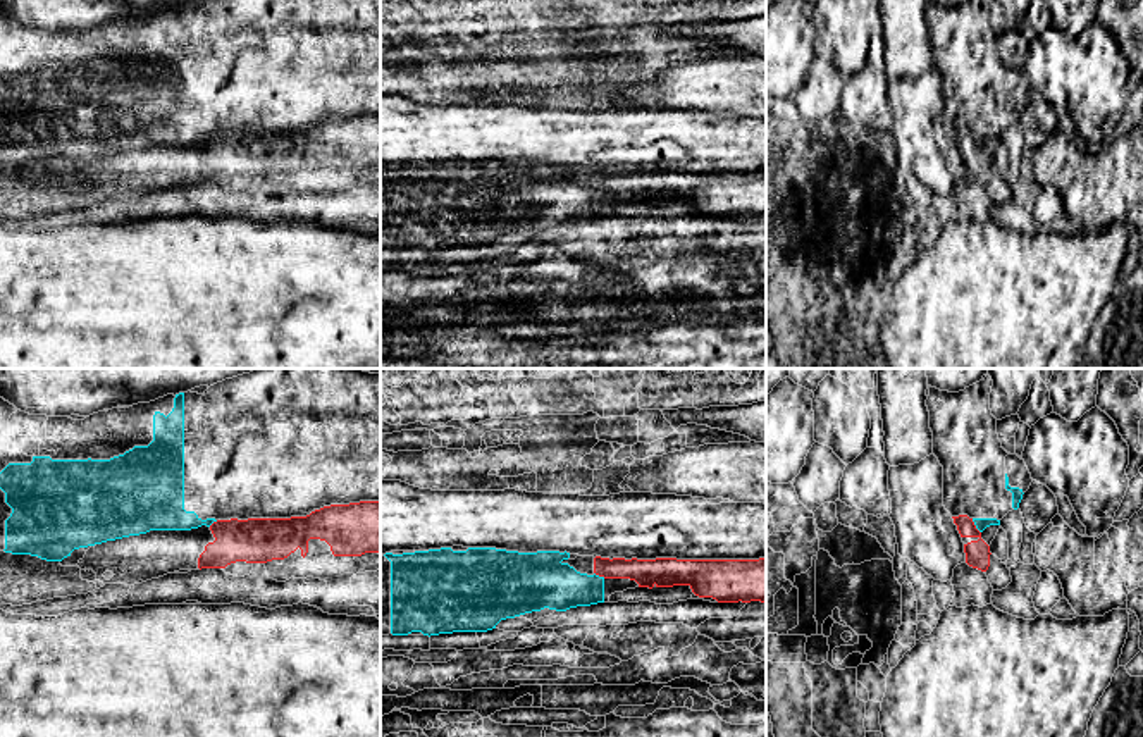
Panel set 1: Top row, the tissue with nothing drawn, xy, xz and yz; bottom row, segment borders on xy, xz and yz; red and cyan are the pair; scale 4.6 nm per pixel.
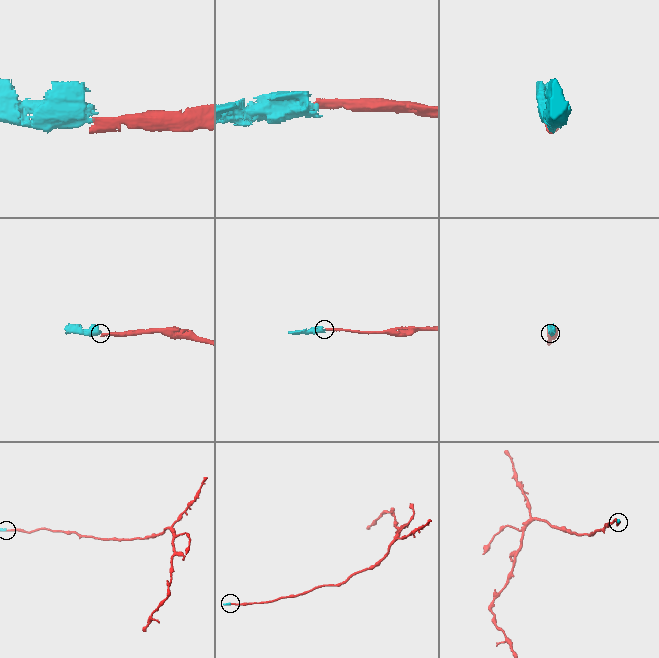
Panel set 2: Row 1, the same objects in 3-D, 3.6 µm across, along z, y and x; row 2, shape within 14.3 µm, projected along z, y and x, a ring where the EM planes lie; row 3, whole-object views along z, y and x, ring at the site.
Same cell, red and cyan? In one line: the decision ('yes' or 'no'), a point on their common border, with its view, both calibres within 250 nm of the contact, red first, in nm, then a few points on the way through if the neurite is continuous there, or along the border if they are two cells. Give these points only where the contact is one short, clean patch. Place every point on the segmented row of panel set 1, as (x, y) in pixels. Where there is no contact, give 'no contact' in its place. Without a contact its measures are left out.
no; meets red in yz at (975, 526); 110 nm thick on the red side, 60 nm on the other; border along yz (971, 519), (980, 532)

